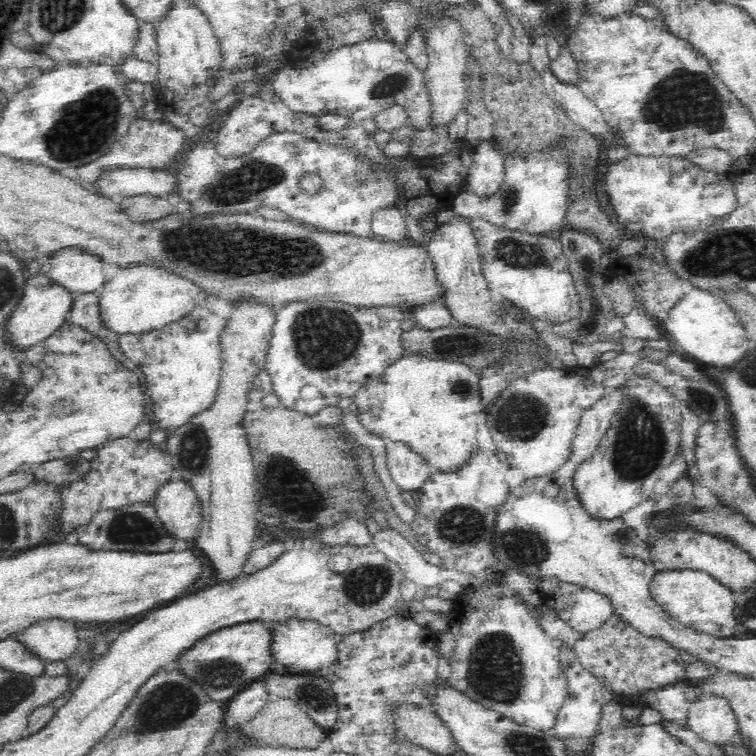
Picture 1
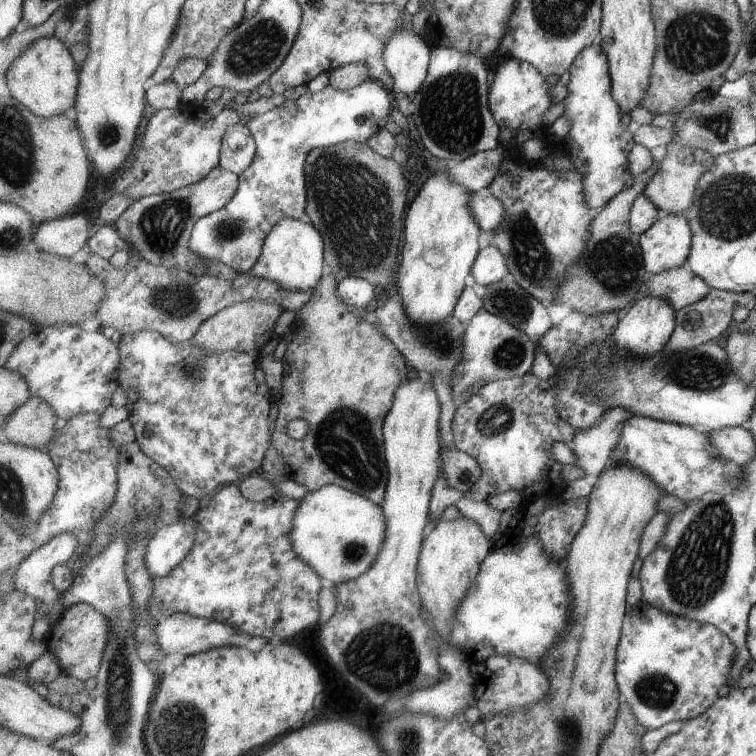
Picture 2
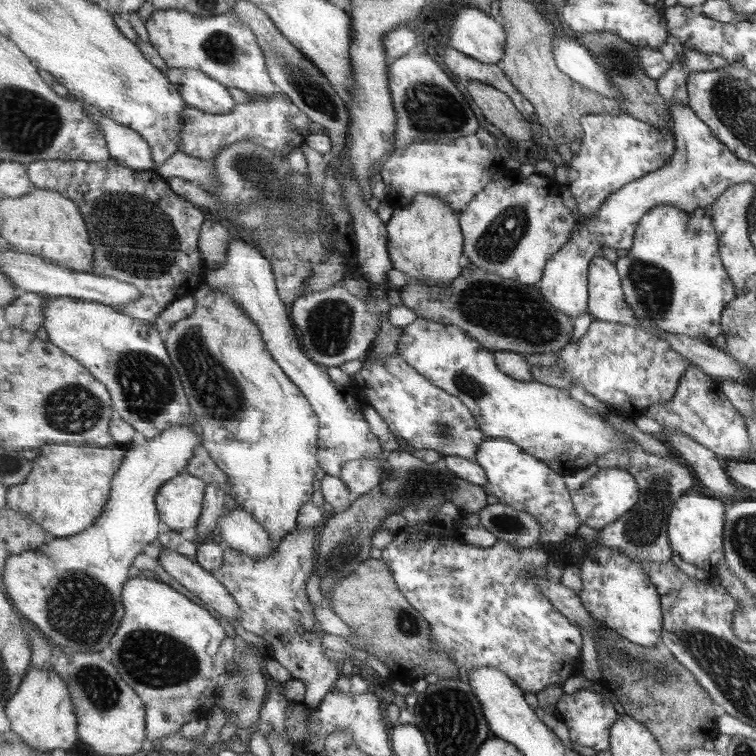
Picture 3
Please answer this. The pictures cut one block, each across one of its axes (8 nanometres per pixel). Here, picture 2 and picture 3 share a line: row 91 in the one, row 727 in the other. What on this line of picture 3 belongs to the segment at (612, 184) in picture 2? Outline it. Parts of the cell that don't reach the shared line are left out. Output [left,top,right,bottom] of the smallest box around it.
[555,689,620,752]

